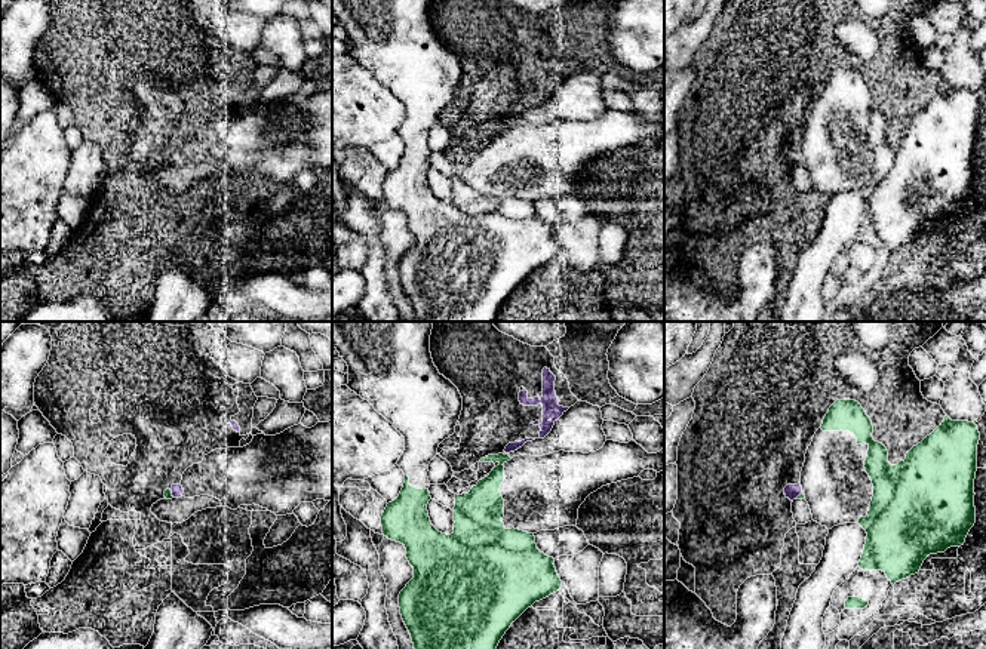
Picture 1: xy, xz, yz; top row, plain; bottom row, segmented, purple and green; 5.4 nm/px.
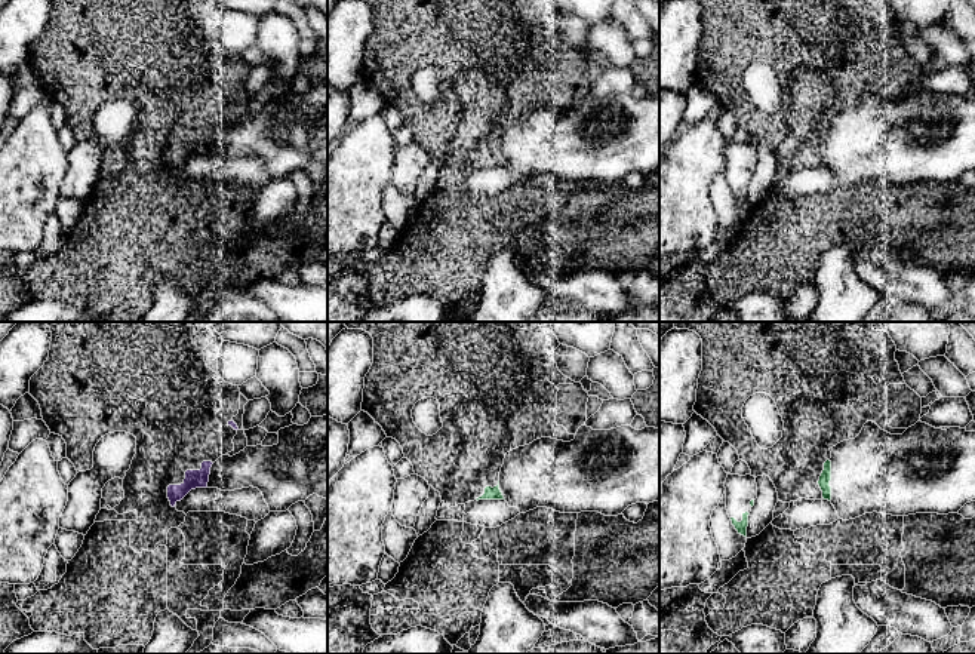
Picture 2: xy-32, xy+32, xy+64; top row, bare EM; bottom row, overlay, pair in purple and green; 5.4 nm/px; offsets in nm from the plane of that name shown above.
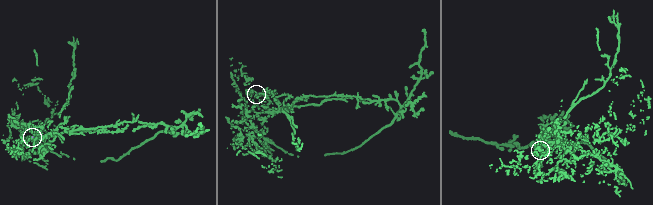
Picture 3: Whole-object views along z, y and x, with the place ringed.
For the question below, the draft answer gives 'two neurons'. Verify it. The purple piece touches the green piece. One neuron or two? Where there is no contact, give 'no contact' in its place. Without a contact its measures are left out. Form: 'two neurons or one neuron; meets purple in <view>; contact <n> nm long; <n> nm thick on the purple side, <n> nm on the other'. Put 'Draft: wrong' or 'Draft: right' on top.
Draft: right
two neurons; meets purple in xy; contact 50 nm long; 60 nm thick on the purple side, 50 nm on the other

